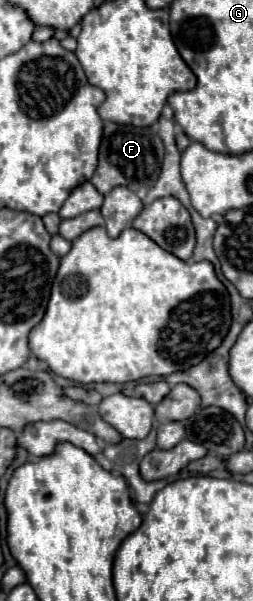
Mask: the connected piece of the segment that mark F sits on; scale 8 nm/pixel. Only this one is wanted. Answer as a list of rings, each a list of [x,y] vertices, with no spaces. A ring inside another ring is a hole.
[[[106,122],[104,138],[100,144],[98,168],[90,182],[100,194],[108,194],[114,186],[130,186],[134,192],[138,192],[140,188],[150,188],[156,184],[162,160],[164,160],[162,140],[150,128],[134,128]]]

